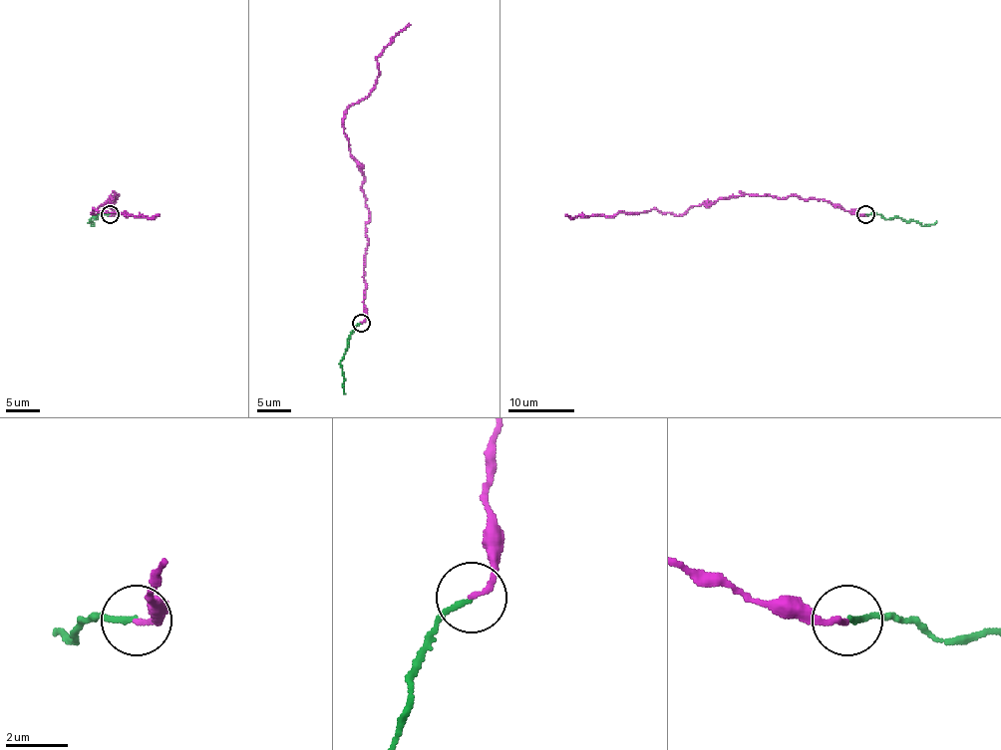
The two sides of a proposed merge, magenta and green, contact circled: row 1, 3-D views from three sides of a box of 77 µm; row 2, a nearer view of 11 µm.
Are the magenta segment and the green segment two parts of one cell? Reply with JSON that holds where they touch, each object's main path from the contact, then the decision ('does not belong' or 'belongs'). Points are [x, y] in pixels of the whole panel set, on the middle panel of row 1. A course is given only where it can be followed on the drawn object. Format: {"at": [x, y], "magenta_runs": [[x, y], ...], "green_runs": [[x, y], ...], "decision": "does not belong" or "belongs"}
{"at": [361, 323], "magenta_runs": [[360, 324], [365, 319], [369, 220], [360, 163], [350, 153], [344, 117], [374, 87], [377, 57], [411, 25]], "green_runs": [[360, 324], [350, 335], [340, 362], [344, 393]], "decision": "belongs"}

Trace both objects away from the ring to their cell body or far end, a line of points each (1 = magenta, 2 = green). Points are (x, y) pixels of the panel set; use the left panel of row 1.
1: (109, 214), (114, 214), (116, 194), (99, 206), (94, 216), (96, 209), (126, 216), (160, 214)
2: (109, 214), (93, 217), (89, 221), (93, 226), (93, 221)

